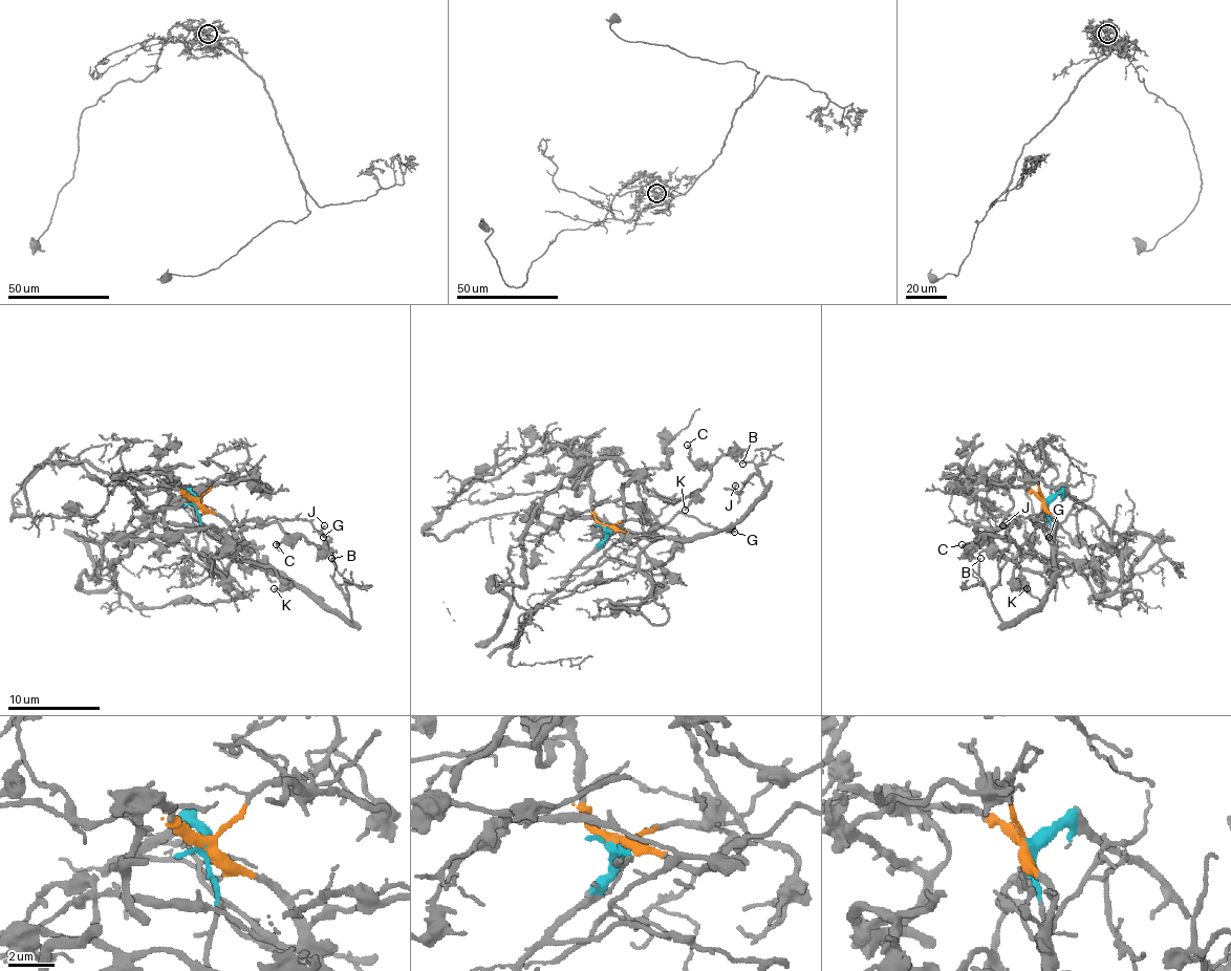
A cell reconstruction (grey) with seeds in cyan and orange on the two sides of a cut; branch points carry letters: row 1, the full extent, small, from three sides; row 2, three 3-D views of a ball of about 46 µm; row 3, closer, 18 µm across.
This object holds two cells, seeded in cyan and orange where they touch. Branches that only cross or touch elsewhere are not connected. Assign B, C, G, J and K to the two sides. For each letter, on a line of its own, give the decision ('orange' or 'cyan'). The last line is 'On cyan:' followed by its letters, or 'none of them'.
B: orange
C: cyan
G: orange
J: orange
K: cyan
On cyan: C, K

